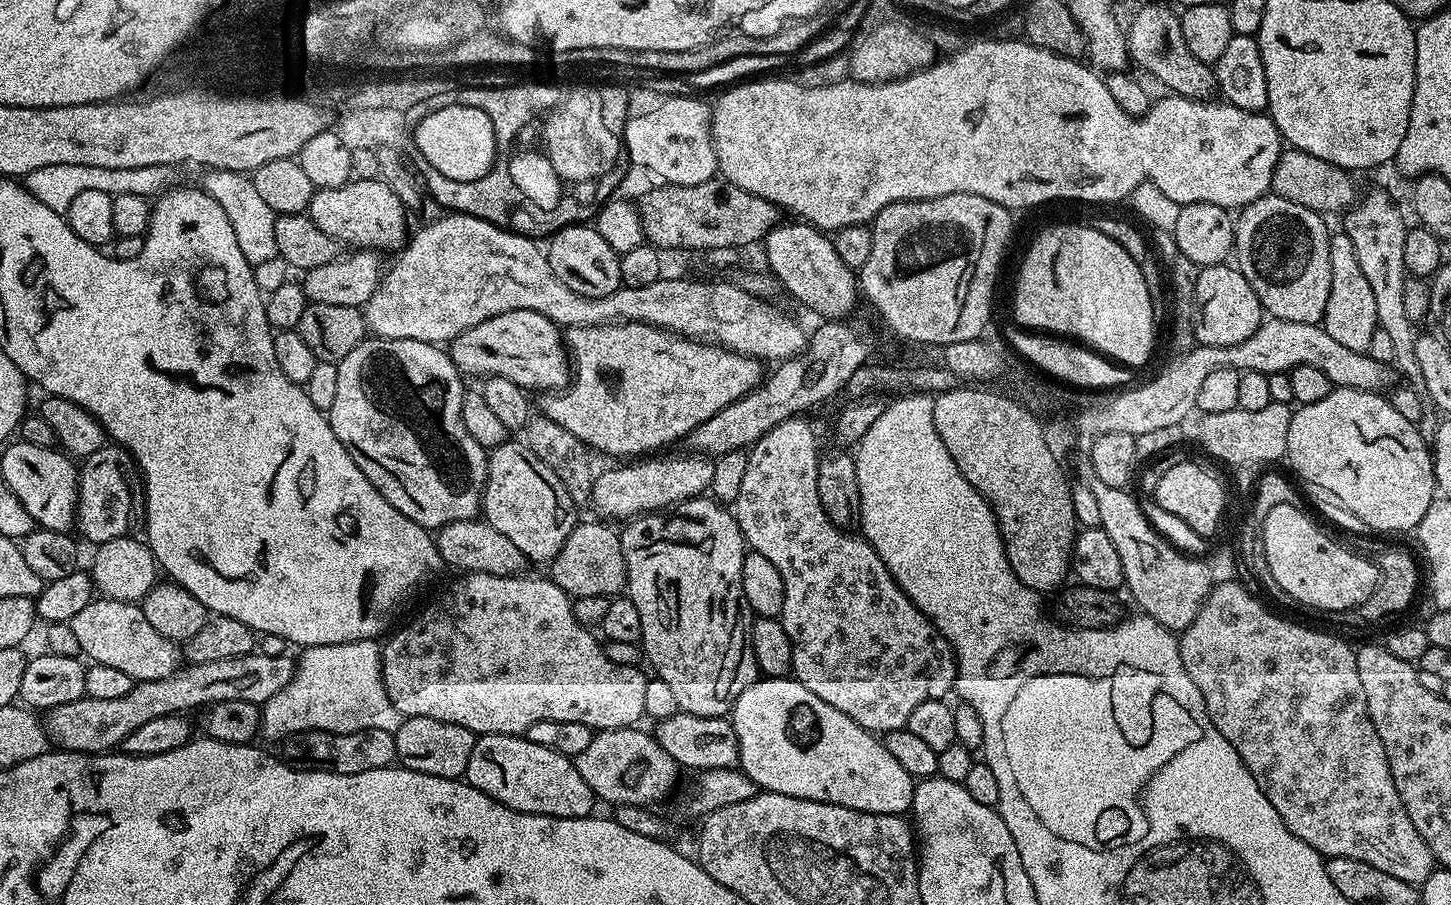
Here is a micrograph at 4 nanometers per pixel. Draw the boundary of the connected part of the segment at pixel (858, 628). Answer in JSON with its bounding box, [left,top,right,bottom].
[734,414,956,734]

